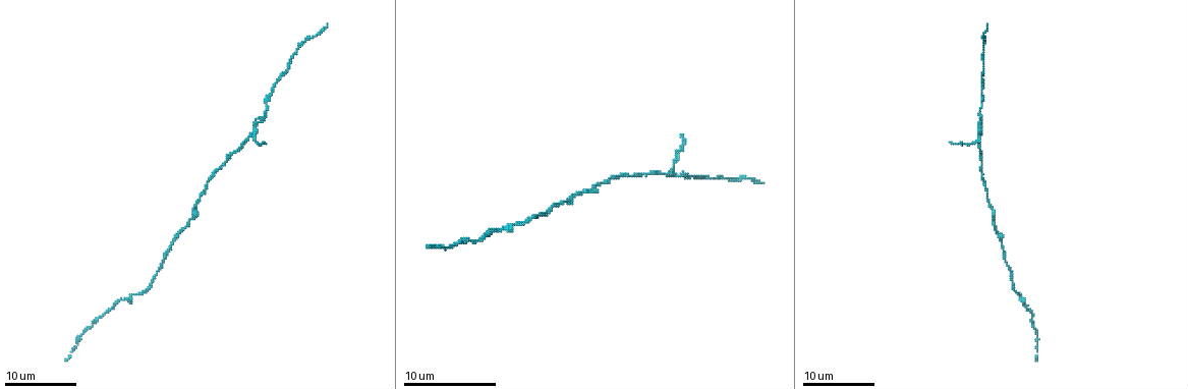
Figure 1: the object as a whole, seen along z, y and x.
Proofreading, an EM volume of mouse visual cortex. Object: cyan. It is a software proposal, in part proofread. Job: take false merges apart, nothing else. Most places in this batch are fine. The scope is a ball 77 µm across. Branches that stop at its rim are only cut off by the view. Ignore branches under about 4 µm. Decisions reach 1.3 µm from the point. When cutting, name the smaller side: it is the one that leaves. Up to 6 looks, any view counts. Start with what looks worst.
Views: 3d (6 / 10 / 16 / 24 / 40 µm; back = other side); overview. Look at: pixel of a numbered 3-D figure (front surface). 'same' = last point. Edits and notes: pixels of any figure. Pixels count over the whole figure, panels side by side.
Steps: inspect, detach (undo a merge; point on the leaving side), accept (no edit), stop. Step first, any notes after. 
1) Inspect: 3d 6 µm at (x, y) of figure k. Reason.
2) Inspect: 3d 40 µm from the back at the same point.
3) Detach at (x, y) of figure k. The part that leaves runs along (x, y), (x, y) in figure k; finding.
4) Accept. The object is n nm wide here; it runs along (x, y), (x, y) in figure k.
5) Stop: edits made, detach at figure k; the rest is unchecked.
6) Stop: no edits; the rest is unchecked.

Inspect: 3d 10 µm at (981, 136) of figure 1. Arms part here.

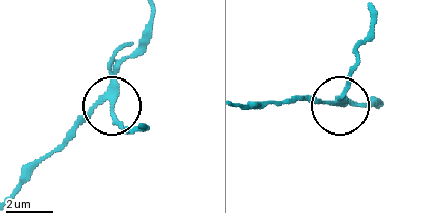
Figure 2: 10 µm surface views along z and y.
Detach at (113, 118) of figure 2. 3 arms meet here; two neurons meet here.

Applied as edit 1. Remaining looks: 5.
Inspect: overview.

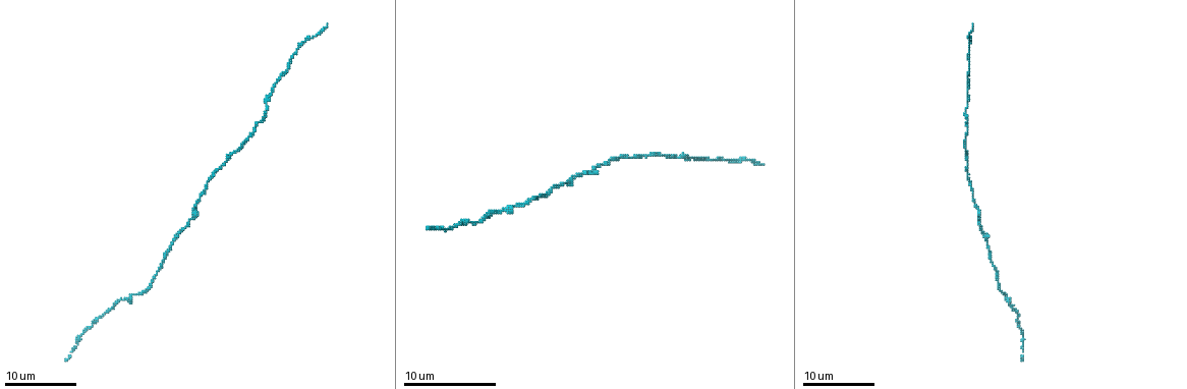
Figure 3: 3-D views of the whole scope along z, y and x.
Inspect: 3d 10 µm at (517, 205) of figure 3. Calibre changes.

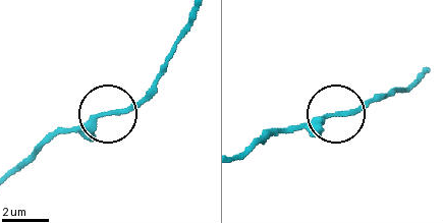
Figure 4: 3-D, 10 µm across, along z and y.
Accept. All the same neuron.

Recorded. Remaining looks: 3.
Inspect: 3d 10 µm at (164, 264) of figure 3. Sudden change in width.

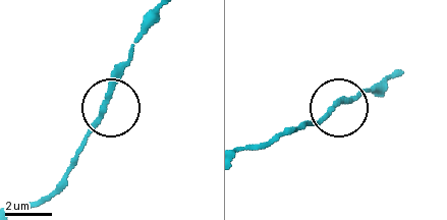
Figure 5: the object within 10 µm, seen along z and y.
Inspect: 3d 6 µm at (106, 101) of figure 5. Zoom in.

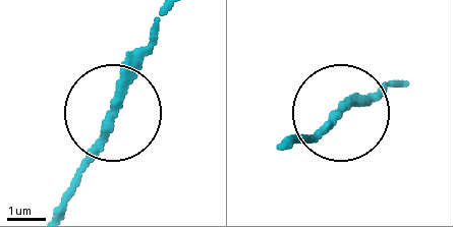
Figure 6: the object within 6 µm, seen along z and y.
Accept. All the same neuron.

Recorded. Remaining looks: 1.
Stop: edits made, detach at figure 2; the rest is unchecked.

